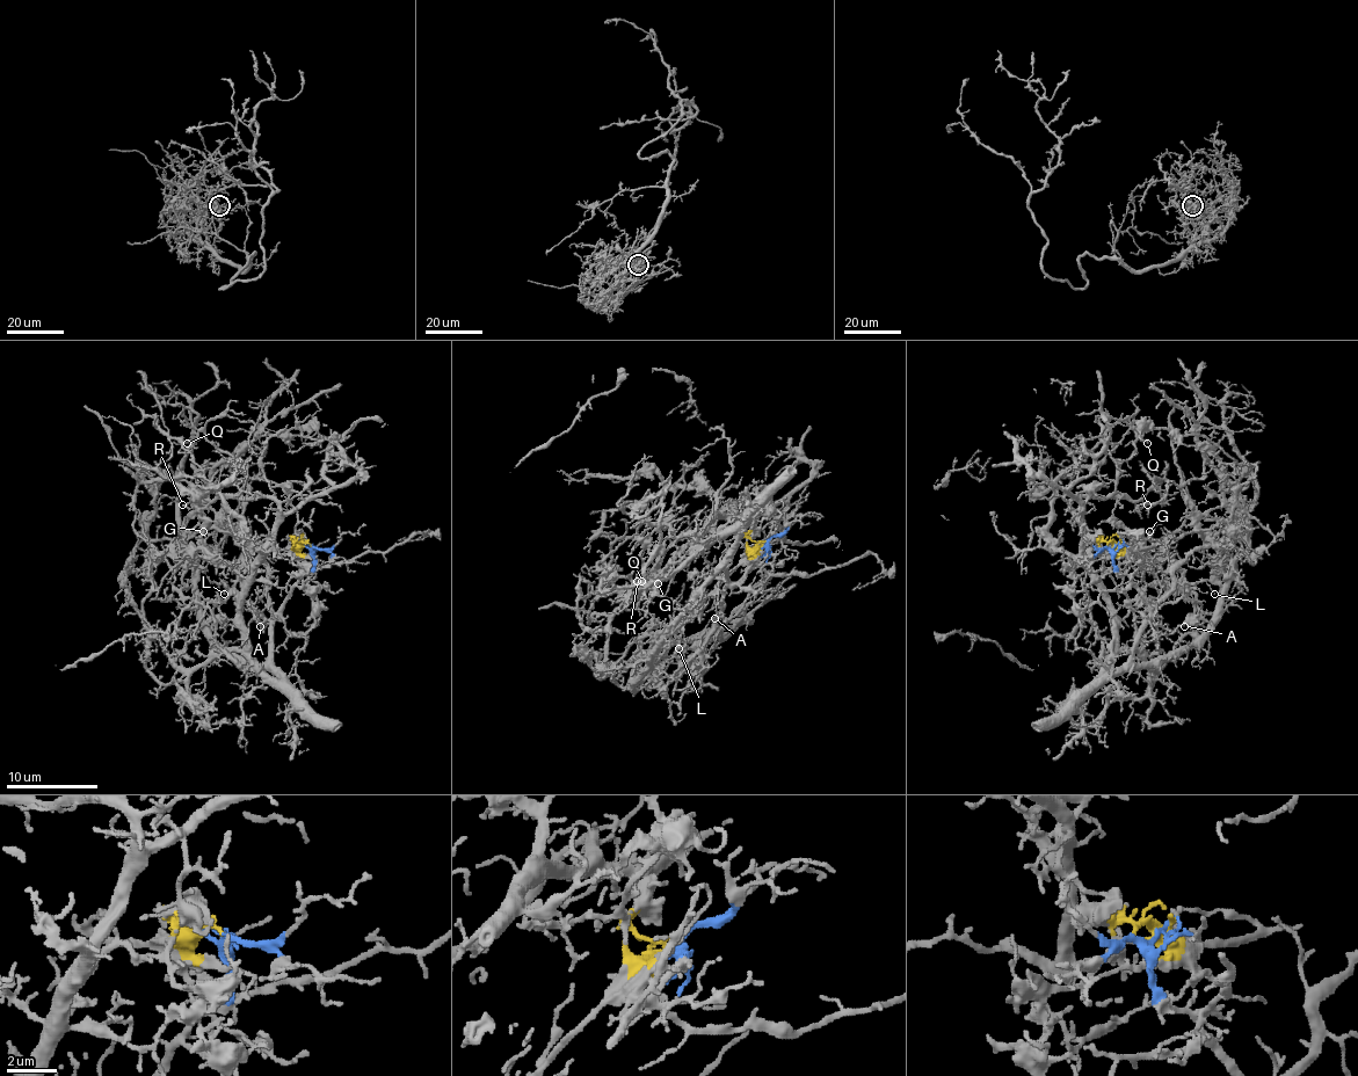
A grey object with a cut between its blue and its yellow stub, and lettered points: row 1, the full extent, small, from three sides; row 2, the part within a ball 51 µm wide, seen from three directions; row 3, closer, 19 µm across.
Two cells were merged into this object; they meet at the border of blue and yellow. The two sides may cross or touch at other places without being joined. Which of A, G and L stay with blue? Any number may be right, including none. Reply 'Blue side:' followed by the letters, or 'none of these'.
Blue side: A

